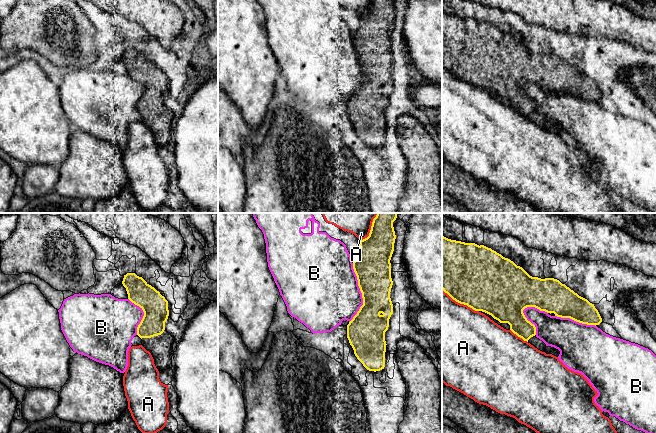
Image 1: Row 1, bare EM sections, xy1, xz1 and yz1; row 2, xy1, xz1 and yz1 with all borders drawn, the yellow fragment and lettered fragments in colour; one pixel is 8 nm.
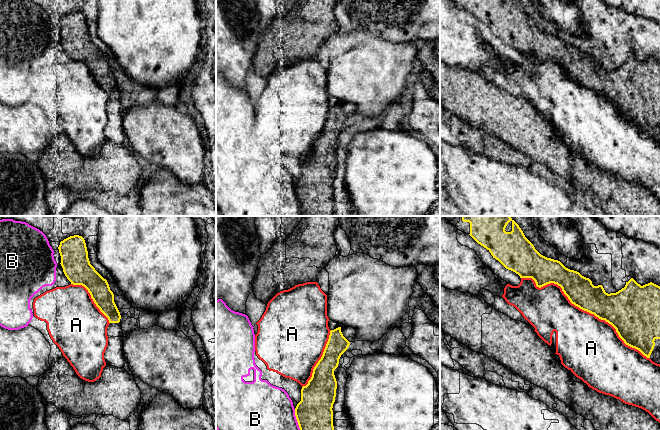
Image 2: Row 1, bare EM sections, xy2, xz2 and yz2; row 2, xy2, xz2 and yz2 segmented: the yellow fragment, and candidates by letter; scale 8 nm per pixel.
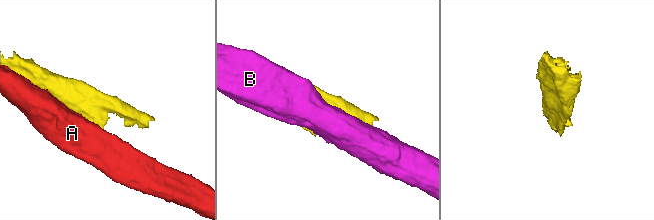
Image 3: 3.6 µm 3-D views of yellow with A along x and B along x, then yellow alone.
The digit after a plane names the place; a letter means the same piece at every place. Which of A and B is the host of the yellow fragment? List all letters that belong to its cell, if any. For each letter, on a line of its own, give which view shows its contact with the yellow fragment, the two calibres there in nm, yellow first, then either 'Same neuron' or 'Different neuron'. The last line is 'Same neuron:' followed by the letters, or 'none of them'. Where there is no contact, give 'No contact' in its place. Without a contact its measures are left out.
A: Touches yellow in yz2. Thickness 260 nm (yellow) against 440 nm. Different neuron
B: Touches yellow in xz1. Thickness 300 nm (yellow) against 460 nm. Different neuron
Same neuron: none of them

